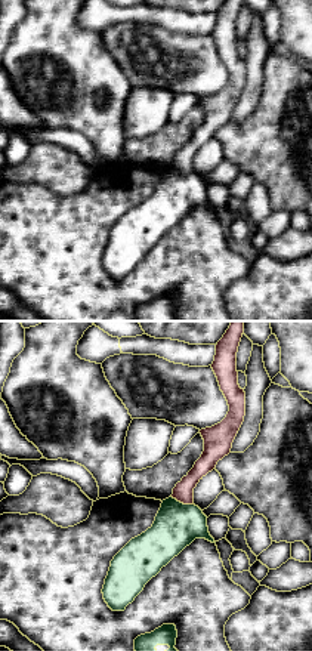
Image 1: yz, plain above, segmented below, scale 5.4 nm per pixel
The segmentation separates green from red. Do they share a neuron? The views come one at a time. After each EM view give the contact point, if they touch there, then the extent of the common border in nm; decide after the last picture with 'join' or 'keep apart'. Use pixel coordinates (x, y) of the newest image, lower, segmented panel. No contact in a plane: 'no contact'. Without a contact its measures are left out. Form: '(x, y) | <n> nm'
(182, 503) | 130 nm

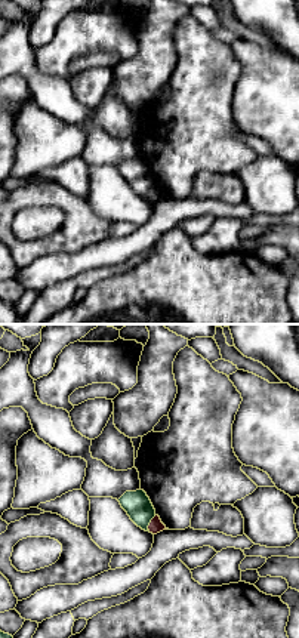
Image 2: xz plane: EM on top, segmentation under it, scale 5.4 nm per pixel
(150, 521) | 100 nm

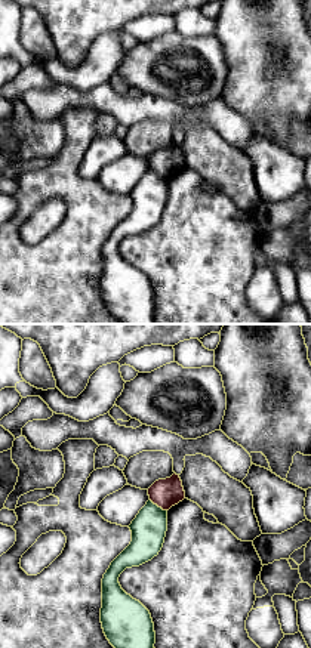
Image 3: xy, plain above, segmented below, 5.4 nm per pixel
(157, 506) | 120 nm

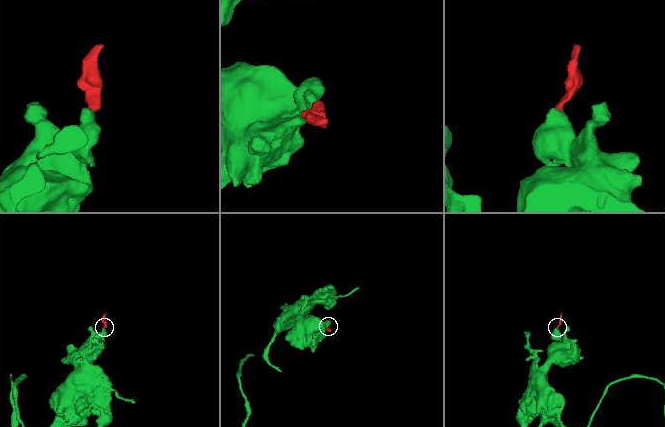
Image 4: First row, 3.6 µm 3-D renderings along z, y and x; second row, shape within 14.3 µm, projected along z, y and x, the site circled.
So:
keep apart

